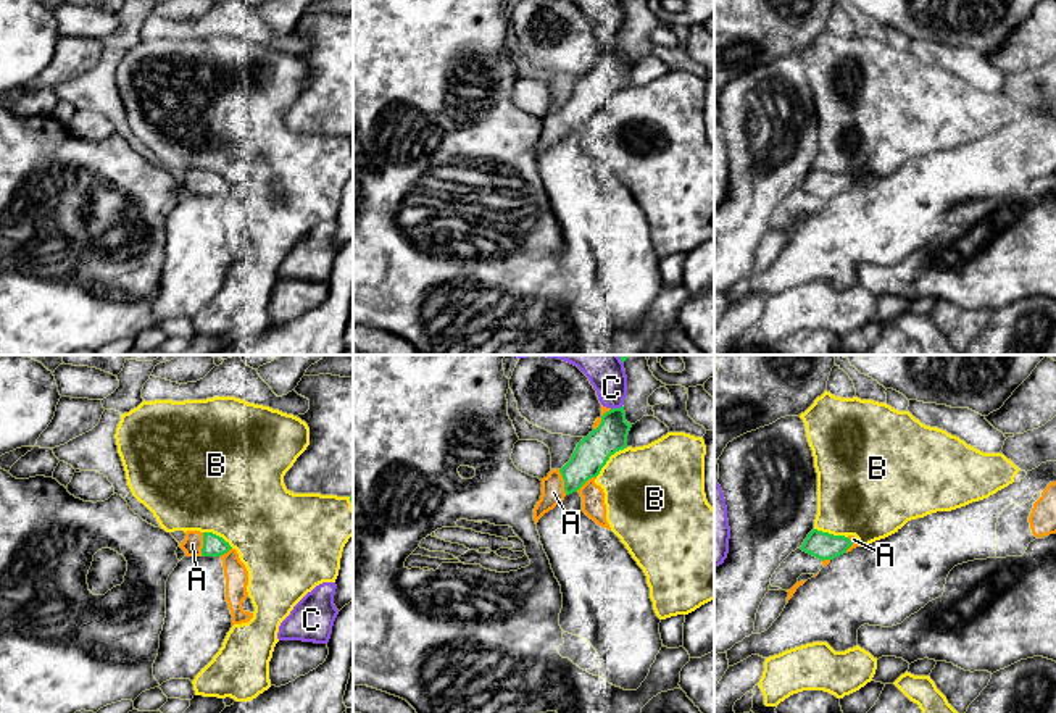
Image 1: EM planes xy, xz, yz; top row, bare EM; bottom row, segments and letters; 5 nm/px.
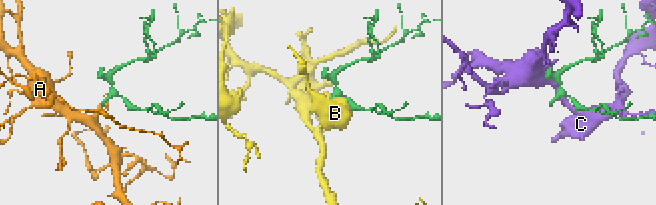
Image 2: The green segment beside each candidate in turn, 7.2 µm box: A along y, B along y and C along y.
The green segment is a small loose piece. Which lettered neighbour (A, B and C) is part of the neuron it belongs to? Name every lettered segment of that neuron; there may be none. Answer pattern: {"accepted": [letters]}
{"accepted": ["A"]}

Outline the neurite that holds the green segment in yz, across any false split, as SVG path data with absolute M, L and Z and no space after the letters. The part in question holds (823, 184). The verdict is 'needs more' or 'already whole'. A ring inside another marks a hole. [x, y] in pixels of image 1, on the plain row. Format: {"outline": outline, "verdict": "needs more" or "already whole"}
{"outline": "M813 168L800 186L803 190L819 197L827 205L834 197L851 190L856 186L866 186L854 174L834 174Z", "verdict": "needs more"}

